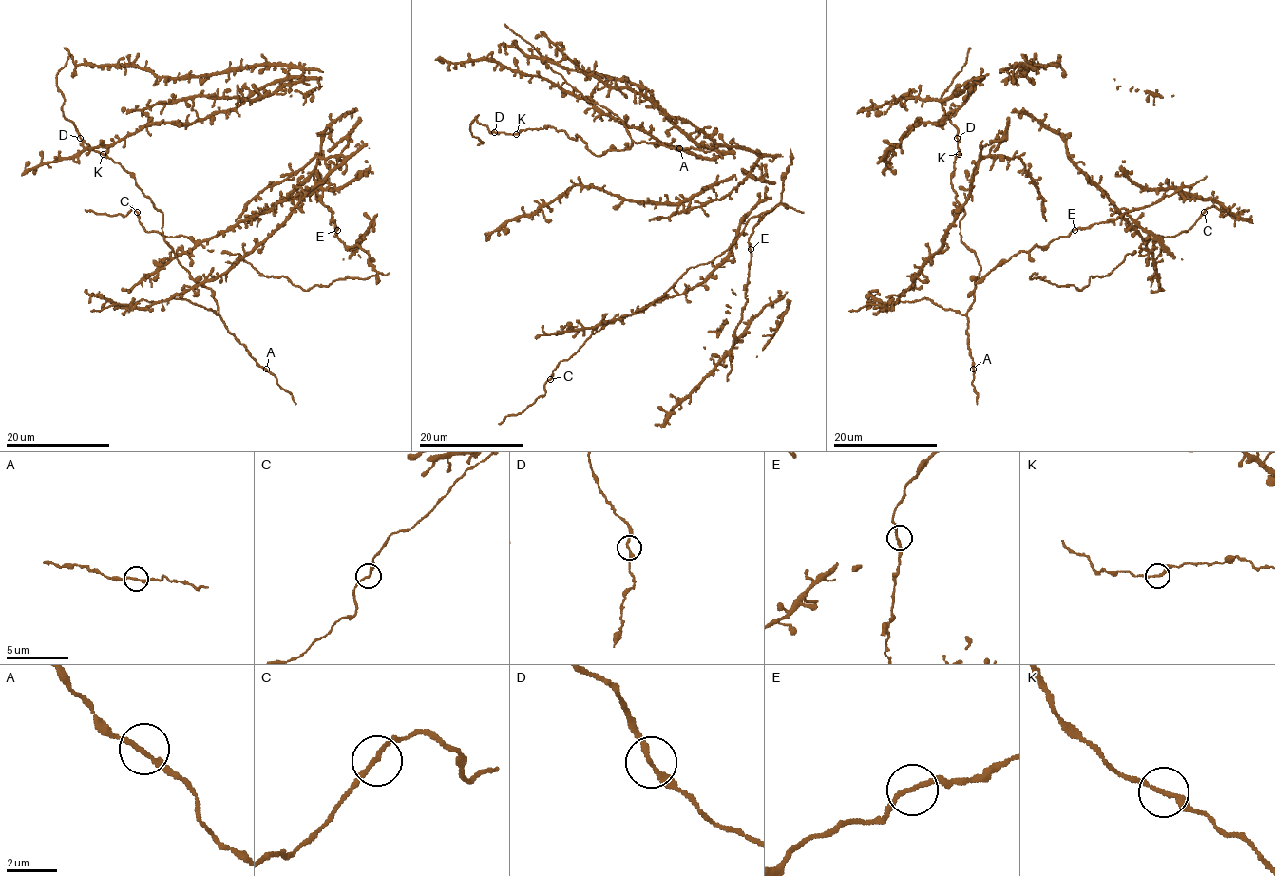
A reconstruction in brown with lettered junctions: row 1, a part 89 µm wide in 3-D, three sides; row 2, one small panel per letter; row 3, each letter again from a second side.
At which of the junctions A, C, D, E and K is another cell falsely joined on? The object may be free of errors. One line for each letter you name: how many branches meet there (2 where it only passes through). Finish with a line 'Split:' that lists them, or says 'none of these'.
Split: none of these

